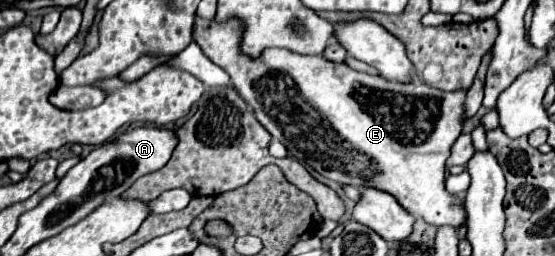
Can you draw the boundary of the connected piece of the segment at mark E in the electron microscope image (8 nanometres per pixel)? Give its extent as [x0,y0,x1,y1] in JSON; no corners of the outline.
[194,17,466,229]

